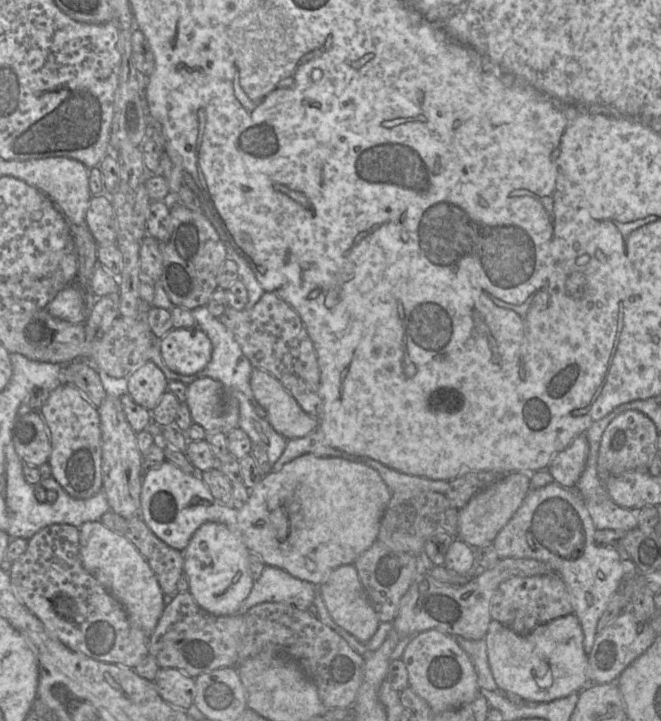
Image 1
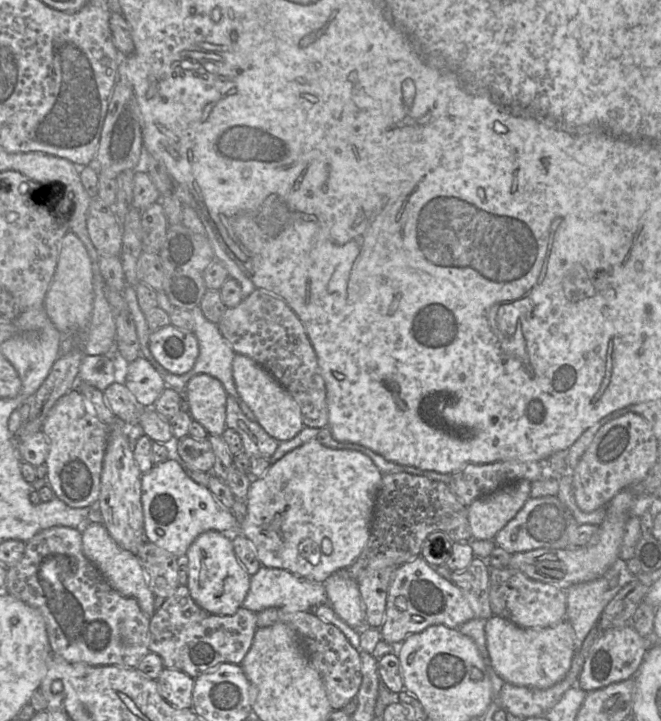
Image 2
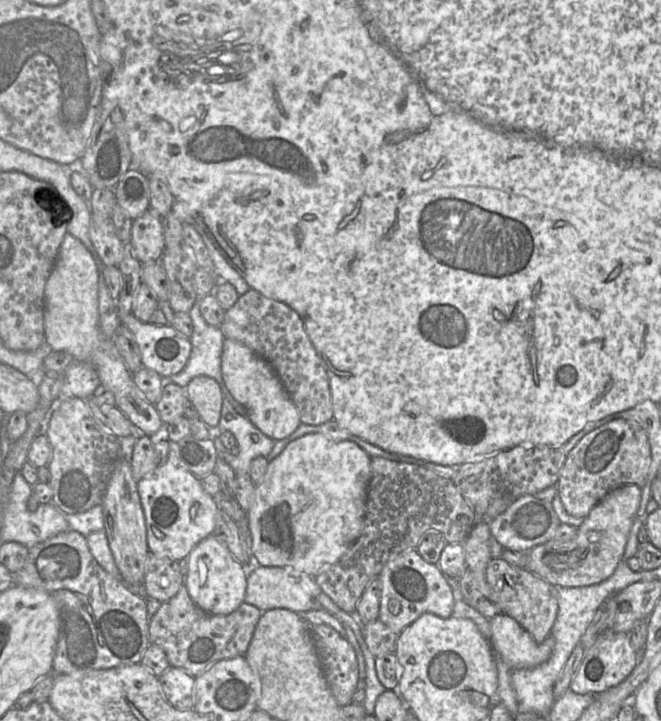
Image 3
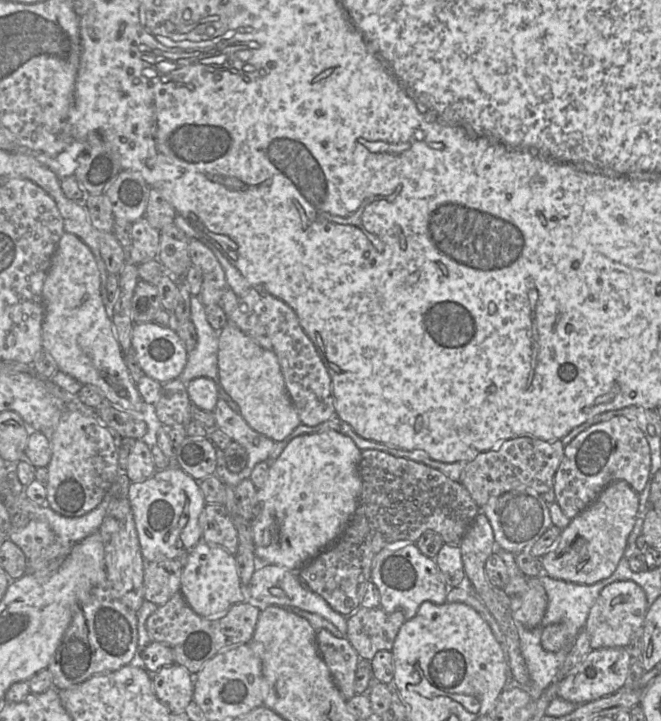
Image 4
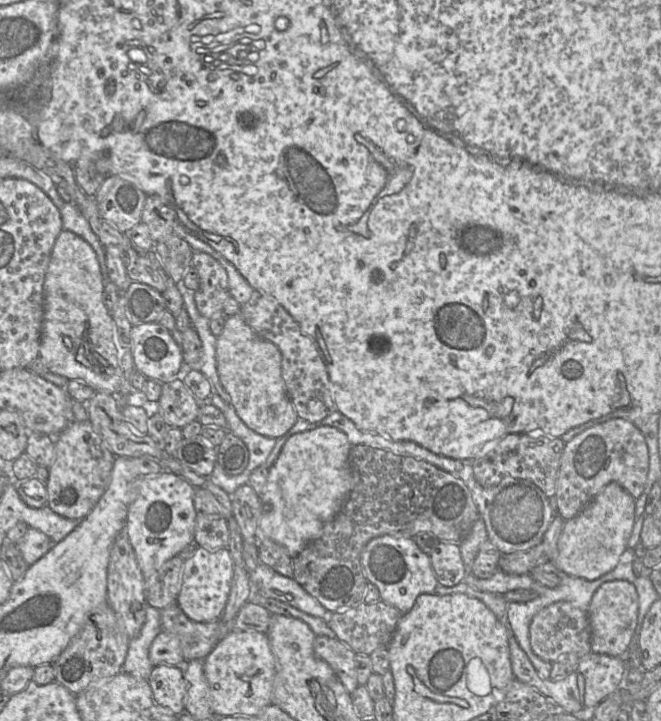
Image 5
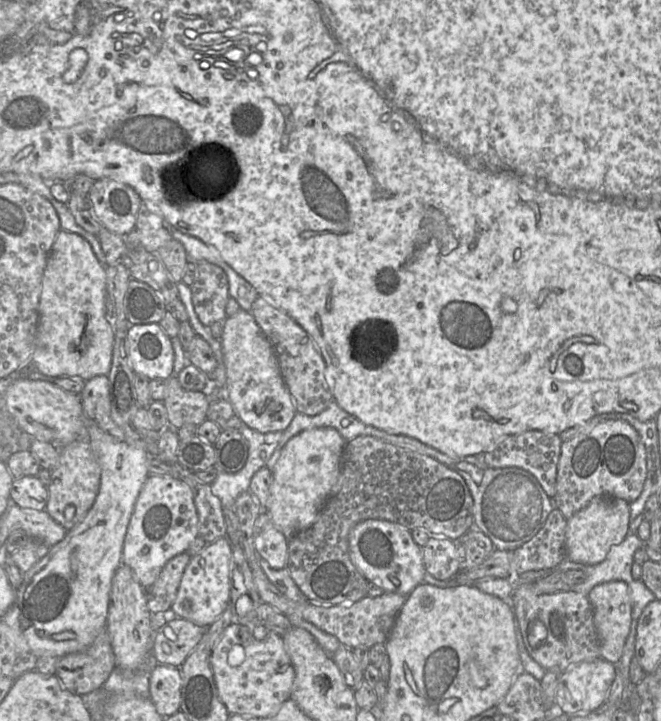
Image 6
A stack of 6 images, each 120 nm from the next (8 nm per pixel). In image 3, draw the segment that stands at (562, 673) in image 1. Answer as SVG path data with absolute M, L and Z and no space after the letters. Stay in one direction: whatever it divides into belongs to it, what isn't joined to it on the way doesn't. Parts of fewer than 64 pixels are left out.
M499 613L490 619L492 647L499 653L510 669L533 668L546 662L554 649L555 639L549 635L542 643L536 643L531 634L514 618Z

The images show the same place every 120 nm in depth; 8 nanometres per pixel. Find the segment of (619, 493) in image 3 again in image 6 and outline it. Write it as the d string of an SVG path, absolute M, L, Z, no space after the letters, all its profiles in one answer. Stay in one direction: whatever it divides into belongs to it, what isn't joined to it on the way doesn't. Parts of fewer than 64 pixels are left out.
M594 497L567 521L565 555L573 562L595 565L602 562L613 545L621 543L630 532L630 503L617 497Z

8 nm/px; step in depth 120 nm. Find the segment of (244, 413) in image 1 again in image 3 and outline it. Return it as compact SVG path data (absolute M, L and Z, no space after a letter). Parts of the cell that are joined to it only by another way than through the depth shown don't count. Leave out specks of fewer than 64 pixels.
M223 398L218 427L220 430L231 431L237 439L240 450L238 455L232 455L228 449L222 452L222 458L236 475L250 473L252 460L258 456L267 457L275 442L279 441L264 434L247 416L238 414L226 398Z

